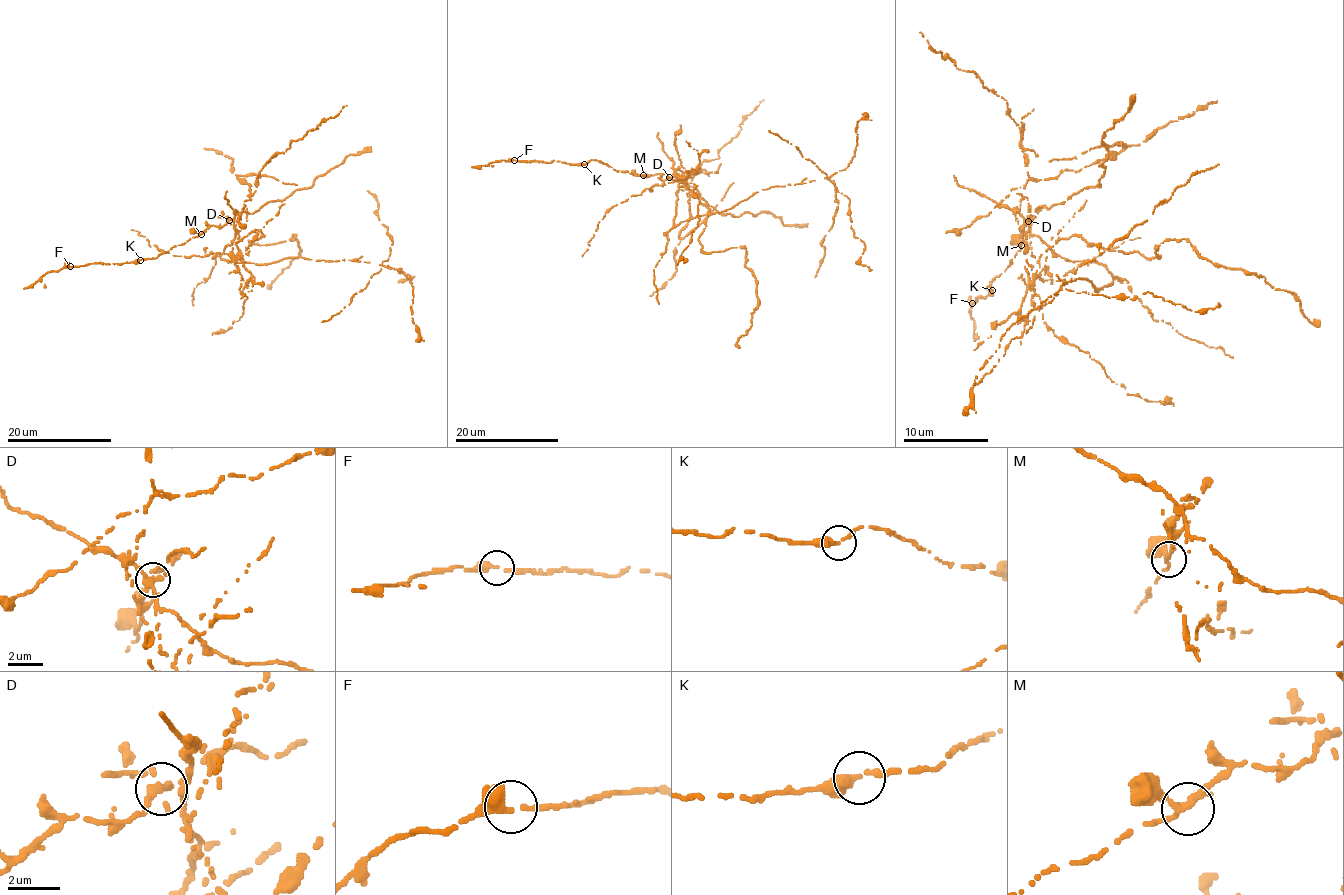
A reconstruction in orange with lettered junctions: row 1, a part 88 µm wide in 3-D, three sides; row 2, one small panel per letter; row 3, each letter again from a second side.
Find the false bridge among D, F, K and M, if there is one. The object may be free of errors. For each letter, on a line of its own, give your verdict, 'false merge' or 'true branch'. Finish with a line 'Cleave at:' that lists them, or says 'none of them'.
D: false merge
F: true branch
K: true branch
M: true branch
Cleave at: D

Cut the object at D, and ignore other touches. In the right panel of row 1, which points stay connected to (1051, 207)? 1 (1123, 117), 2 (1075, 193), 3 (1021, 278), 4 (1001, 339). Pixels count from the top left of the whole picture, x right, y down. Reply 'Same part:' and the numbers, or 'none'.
Same part: 1, 2

